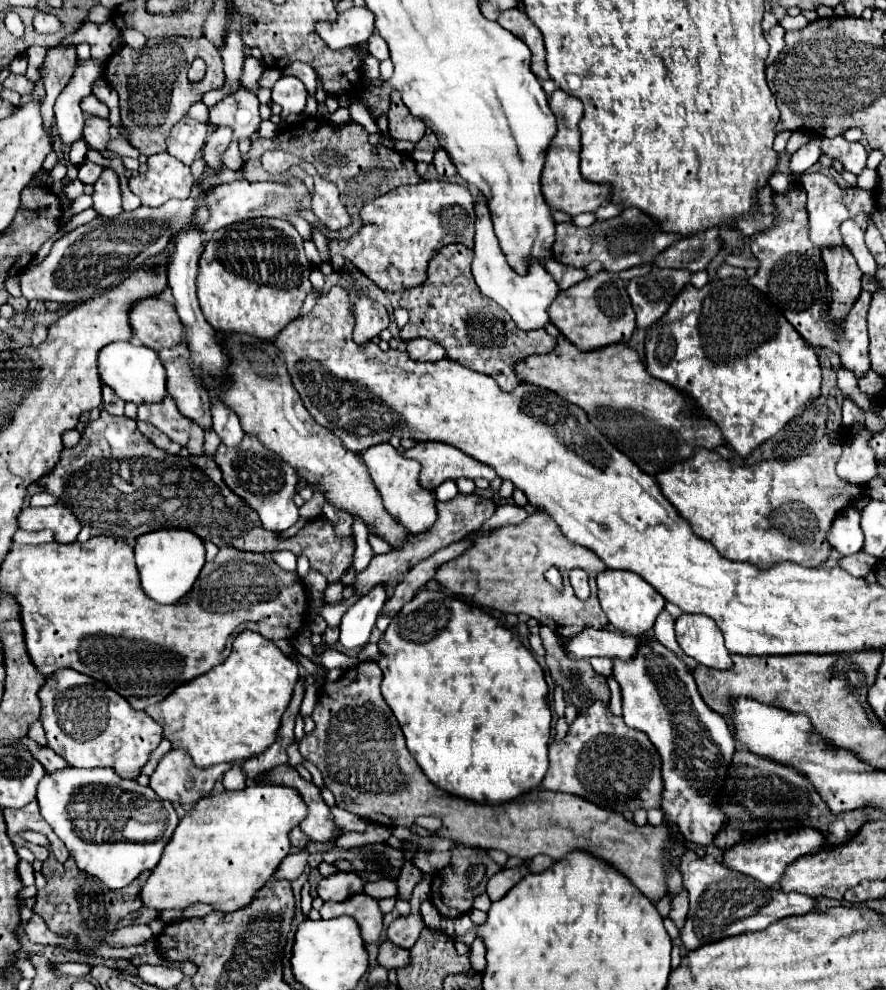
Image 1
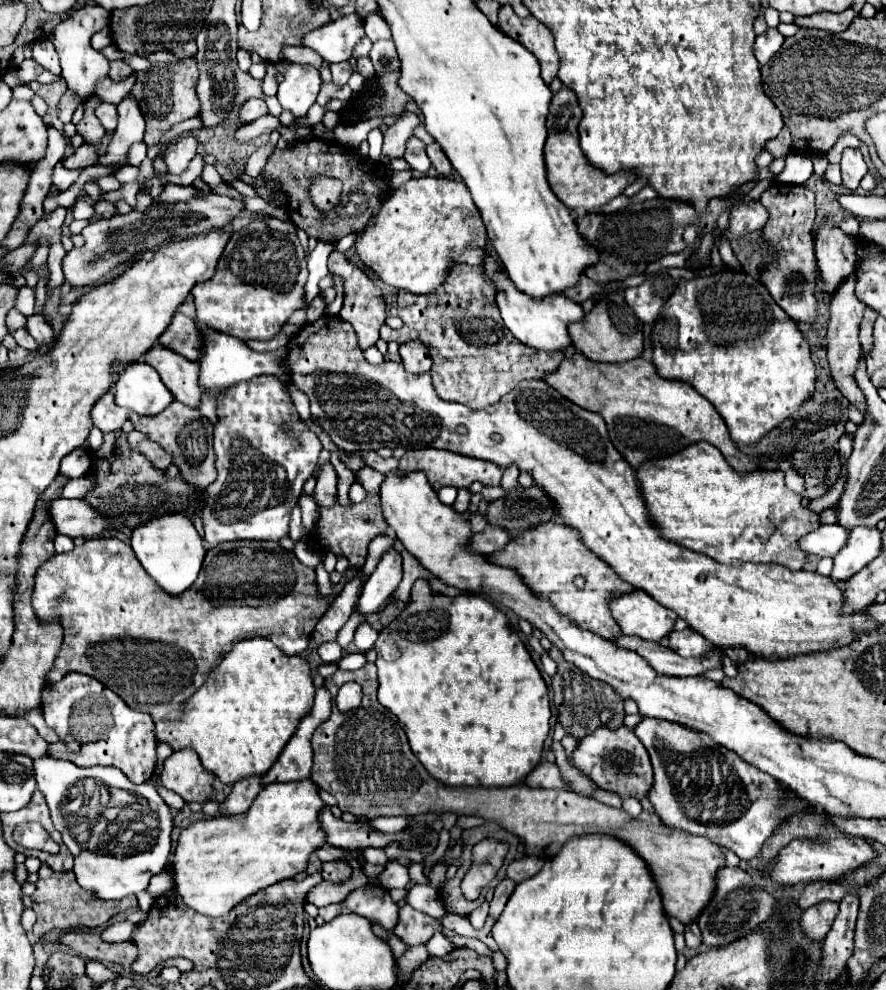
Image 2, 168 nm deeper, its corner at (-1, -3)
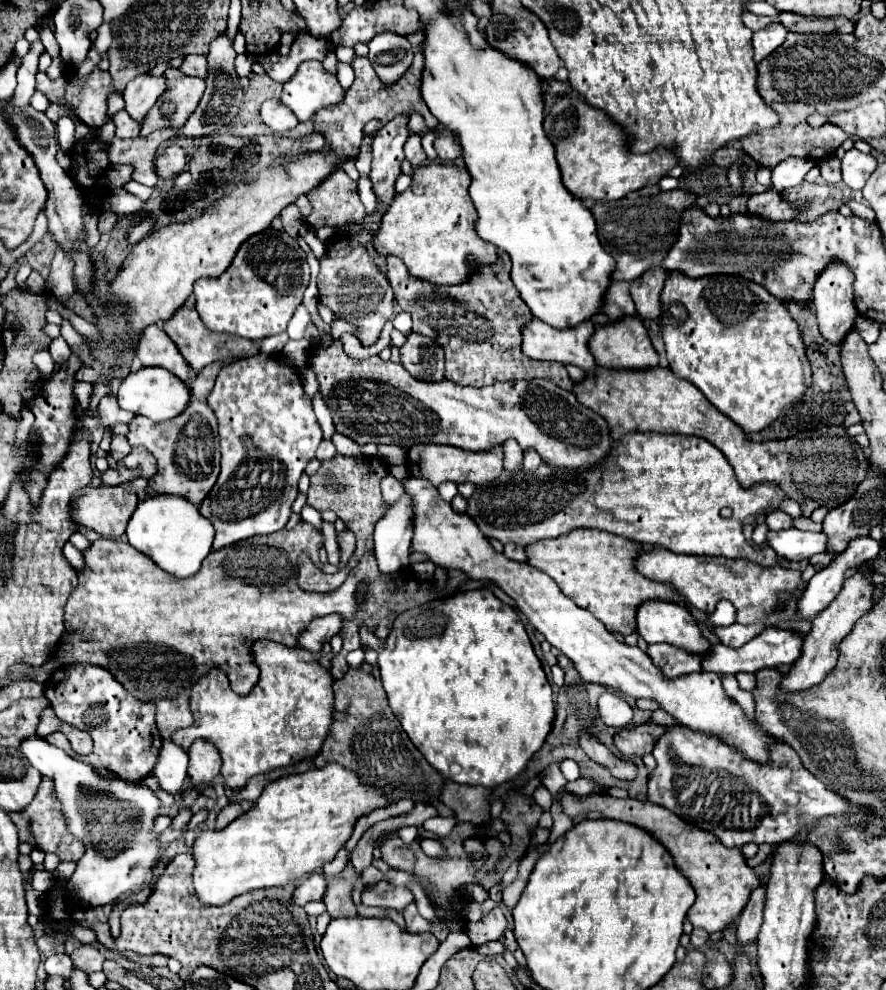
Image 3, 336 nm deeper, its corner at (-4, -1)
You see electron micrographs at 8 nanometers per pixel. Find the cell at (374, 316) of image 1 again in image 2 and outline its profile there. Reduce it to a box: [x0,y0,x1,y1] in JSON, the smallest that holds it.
[329,252,385,350]

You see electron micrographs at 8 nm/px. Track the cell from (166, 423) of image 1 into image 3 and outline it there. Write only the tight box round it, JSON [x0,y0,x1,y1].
[126,400,220,504]

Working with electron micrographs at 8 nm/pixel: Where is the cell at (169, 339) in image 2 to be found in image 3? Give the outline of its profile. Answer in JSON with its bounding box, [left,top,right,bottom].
[164,308,260,374]

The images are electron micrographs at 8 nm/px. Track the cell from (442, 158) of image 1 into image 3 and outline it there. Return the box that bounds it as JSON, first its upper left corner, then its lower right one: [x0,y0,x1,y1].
[434,132,460,162]

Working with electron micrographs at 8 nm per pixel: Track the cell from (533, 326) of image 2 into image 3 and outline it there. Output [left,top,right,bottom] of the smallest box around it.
[522,318,596,372]

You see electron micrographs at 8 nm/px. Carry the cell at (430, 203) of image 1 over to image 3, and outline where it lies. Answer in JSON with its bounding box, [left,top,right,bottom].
[374,164,498,284]

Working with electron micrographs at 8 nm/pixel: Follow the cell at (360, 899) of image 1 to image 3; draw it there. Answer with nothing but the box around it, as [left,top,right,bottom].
[362,880,414,910]

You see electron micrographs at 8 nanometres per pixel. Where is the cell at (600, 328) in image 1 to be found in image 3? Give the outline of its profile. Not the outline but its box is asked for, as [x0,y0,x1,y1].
[588,318,658,370]

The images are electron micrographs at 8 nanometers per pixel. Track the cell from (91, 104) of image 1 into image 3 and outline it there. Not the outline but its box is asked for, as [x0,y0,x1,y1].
[112,110,142,138]

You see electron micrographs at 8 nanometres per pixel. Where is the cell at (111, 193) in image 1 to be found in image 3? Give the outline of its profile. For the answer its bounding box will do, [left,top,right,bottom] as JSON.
[122,74,166,122]

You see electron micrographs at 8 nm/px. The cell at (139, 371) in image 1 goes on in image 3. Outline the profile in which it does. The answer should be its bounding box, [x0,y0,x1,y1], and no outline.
[118,368,190,422]

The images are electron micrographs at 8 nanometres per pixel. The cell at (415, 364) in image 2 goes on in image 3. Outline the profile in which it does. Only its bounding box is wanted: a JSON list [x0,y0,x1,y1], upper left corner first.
[400,334,444,382]

